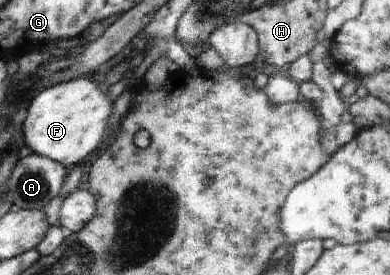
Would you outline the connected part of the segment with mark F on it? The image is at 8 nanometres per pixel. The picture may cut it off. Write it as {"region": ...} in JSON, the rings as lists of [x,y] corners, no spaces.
{"region":[[[75,78],[43,88],[30,99],[22,123],[23,143],[33,153],[71,169],[97,151],[107,127],[111,106],[105,99],[106,86],[89,78]]]}

